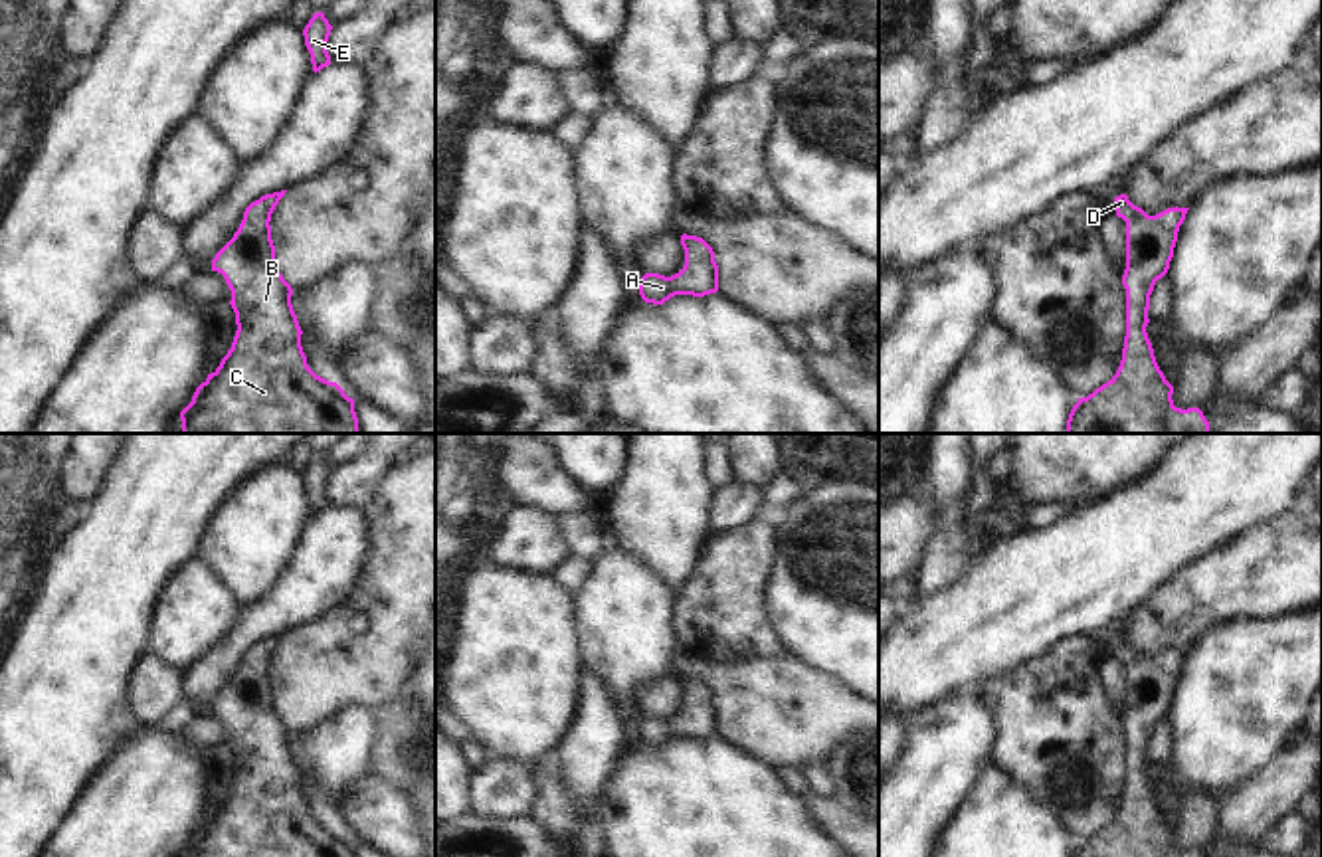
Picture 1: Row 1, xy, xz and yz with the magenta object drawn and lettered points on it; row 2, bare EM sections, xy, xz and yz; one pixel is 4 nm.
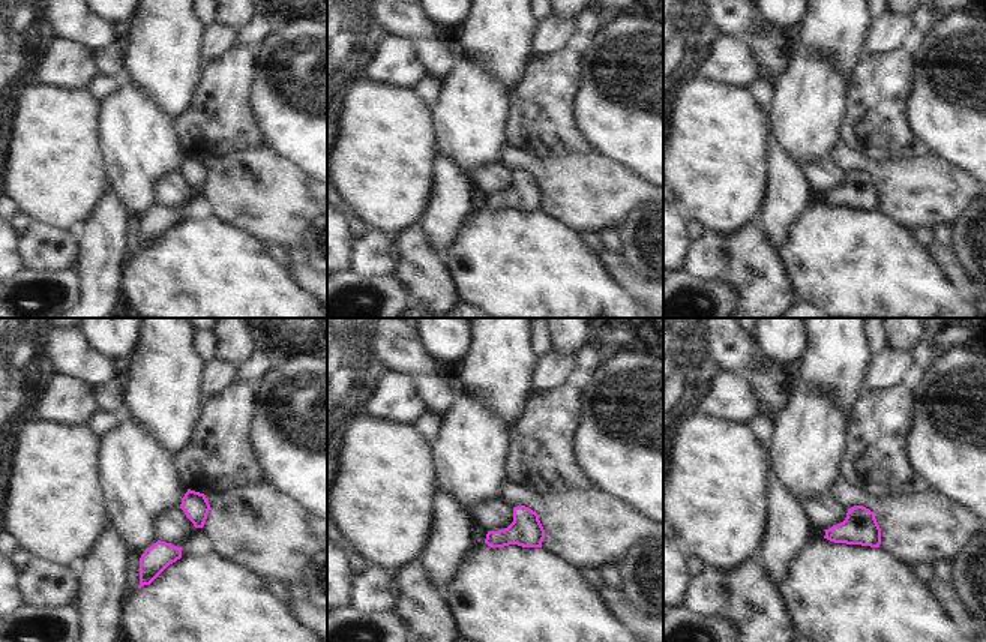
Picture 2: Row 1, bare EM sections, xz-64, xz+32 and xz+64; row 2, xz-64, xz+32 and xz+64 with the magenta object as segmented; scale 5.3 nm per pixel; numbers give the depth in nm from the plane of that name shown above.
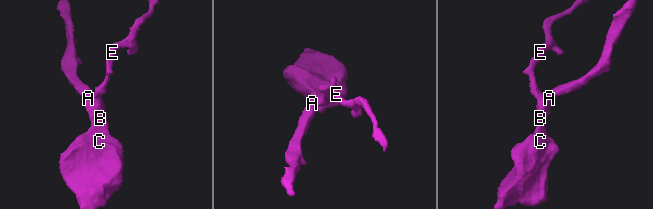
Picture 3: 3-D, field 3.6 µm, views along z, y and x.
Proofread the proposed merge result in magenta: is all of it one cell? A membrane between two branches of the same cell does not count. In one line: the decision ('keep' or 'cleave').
keep

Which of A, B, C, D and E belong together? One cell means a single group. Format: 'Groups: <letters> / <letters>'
Groups: A B C D E

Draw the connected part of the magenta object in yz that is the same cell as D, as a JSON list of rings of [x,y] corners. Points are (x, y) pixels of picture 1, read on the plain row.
[[[1126,637],[1114,641],[1116,659],[1126,665],[1126,780],[1116,817],[1071,857],[1203,857],[1199,851],[1176,851],[1174,829],[1160,813],[1146,770],[1150,738],[1174,701],[1180,669],[1189,651],[1168,651],[1148,659]]]

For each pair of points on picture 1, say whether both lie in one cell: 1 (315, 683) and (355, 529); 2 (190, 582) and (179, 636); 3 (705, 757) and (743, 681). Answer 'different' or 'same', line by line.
1: different
2: same
3: different

